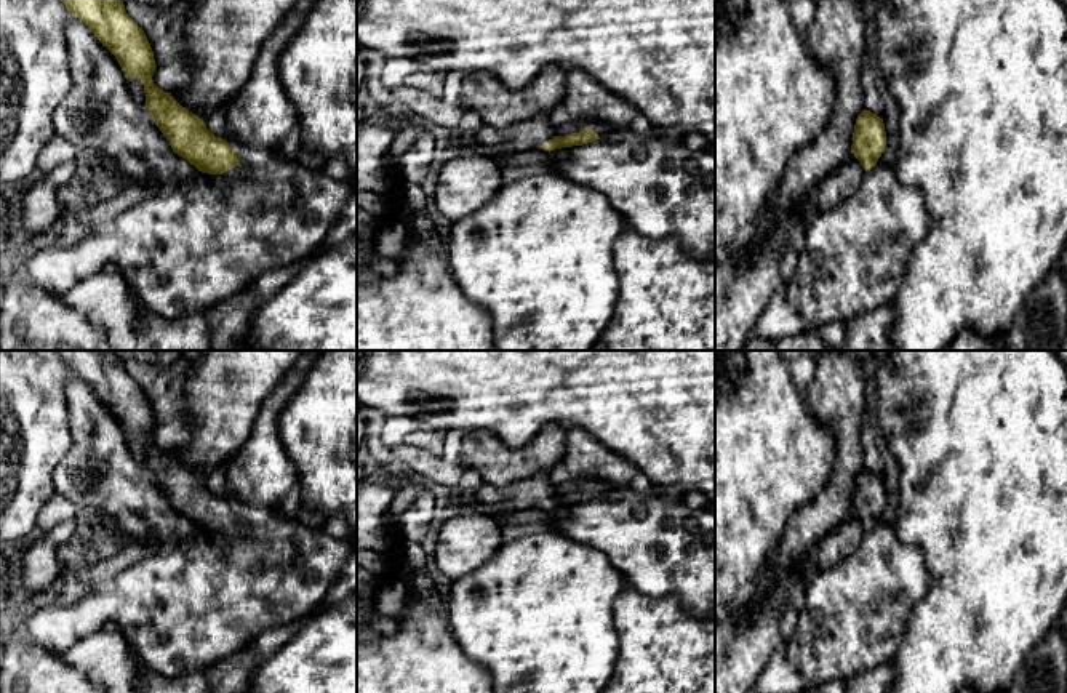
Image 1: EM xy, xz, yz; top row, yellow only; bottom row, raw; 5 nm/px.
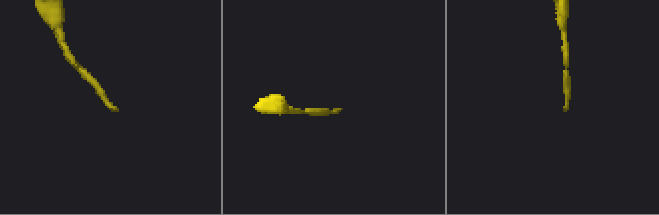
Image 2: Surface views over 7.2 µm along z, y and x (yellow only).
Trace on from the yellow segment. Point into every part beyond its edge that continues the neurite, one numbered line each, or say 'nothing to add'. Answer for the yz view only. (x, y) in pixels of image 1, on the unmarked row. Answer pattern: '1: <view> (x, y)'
nothing to add

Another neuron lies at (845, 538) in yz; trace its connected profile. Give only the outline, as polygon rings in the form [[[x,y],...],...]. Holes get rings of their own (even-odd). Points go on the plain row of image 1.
[[[845,517],[816,547],[814,560],[819,570],[833,568],[853,554],[865,533],[857,517]]]

